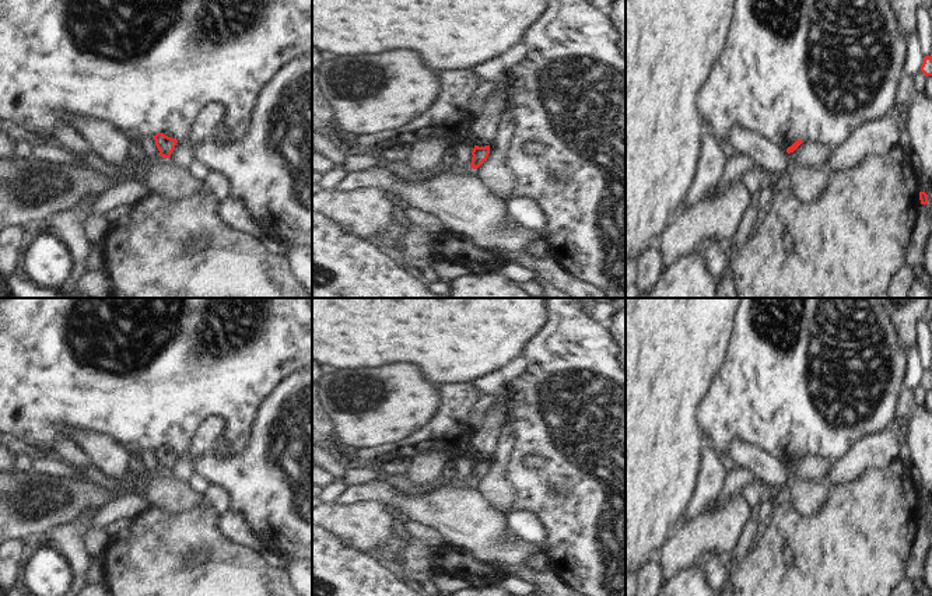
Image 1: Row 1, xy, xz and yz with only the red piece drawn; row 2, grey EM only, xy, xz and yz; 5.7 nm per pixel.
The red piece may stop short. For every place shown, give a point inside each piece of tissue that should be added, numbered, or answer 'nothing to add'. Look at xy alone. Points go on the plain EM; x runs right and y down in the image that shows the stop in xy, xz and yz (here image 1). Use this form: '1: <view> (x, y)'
nothing to add

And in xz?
nothing to add

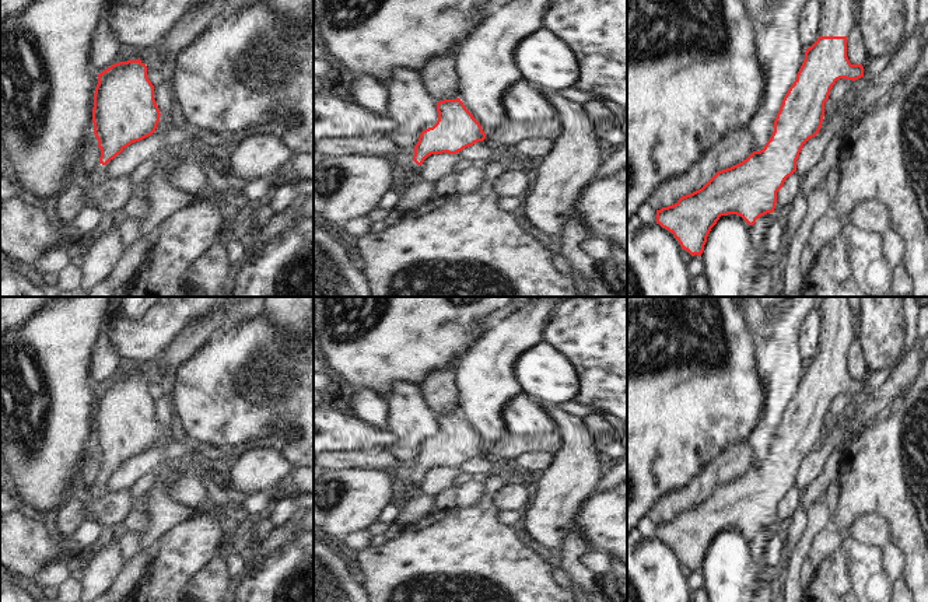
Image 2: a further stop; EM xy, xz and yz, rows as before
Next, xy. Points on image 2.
nothing to add

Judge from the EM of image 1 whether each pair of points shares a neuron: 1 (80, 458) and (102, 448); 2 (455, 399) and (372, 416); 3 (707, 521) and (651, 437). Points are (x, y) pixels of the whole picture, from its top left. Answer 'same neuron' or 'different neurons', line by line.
1: different neurons
2: different neurons
3: different neurons

